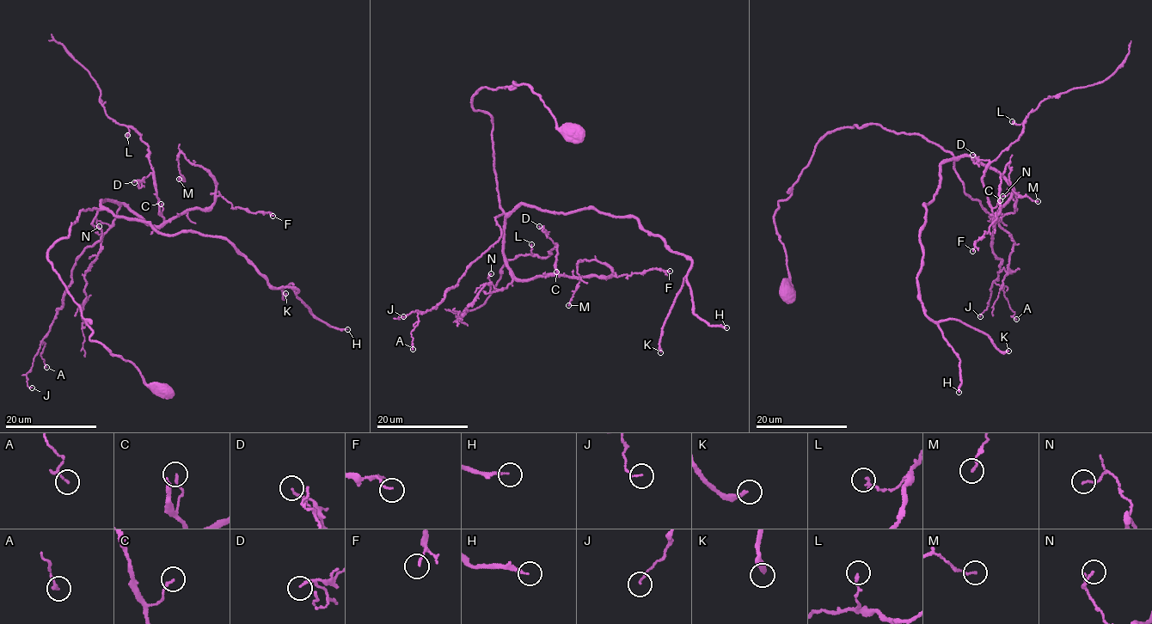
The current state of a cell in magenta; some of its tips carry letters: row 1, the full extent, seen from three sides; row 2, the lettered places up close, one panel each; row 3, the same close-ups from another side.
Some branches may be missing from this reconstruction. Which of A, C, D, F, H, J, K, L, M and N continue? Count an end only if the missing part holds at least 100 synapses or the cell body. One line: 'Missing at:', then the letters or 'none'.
Missing at: H, K

